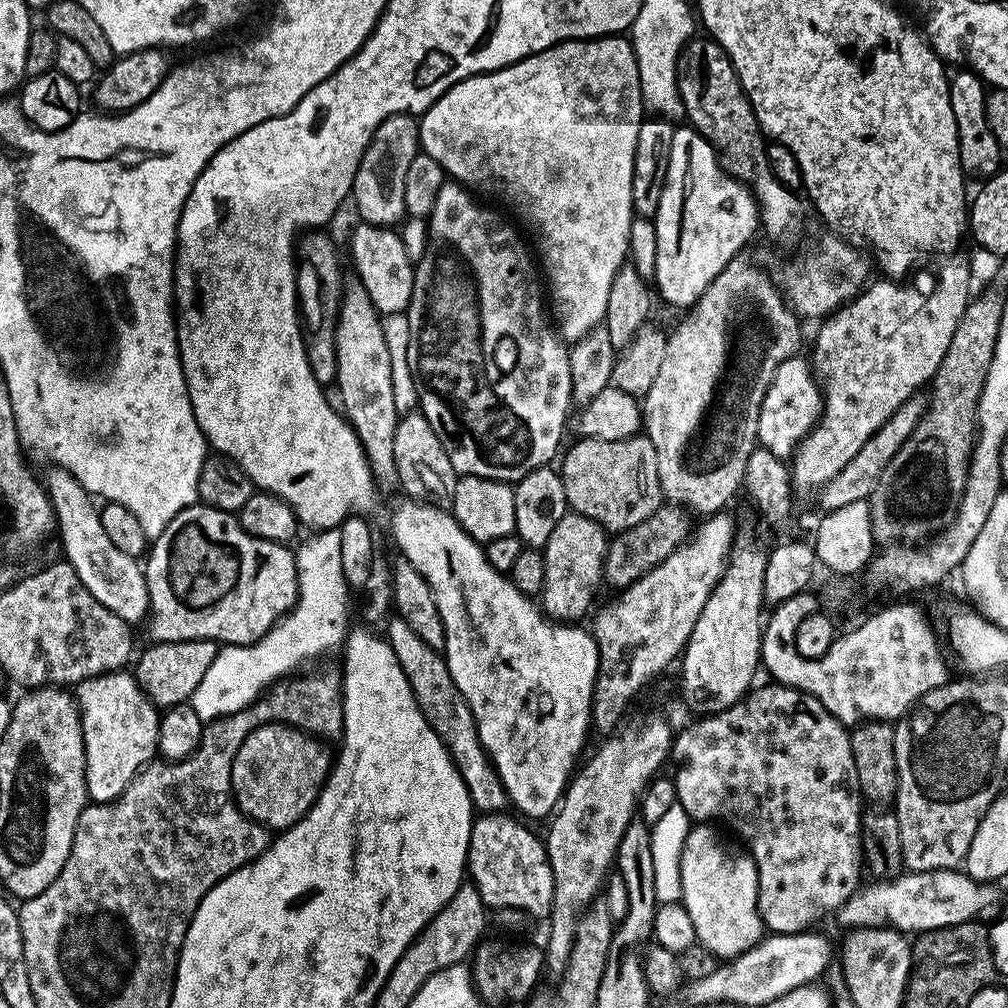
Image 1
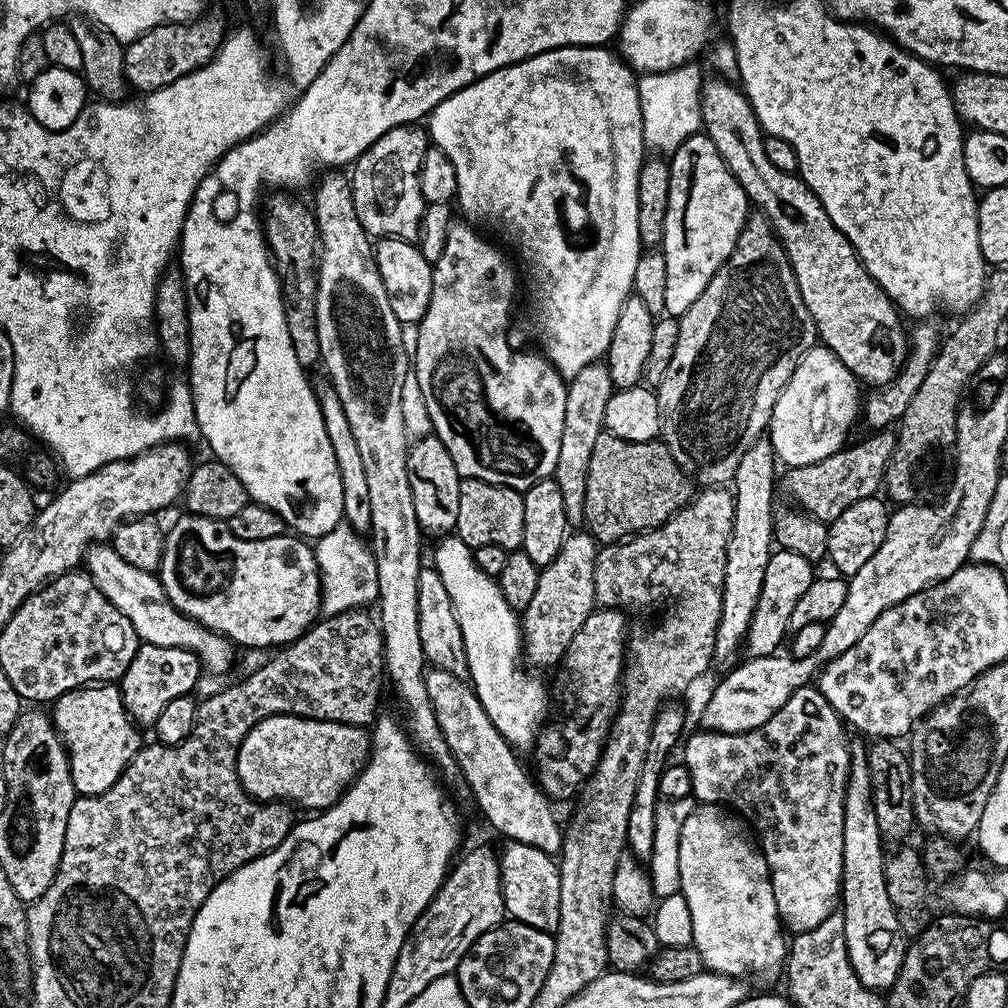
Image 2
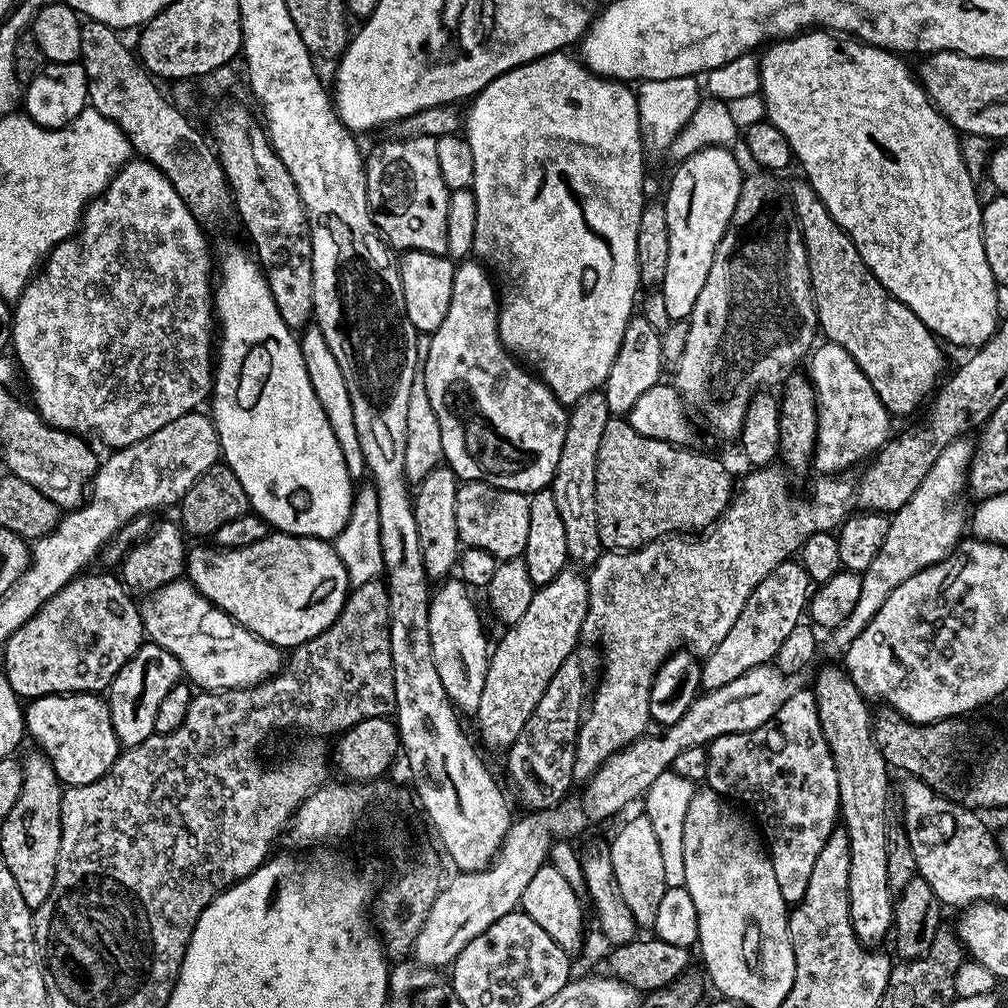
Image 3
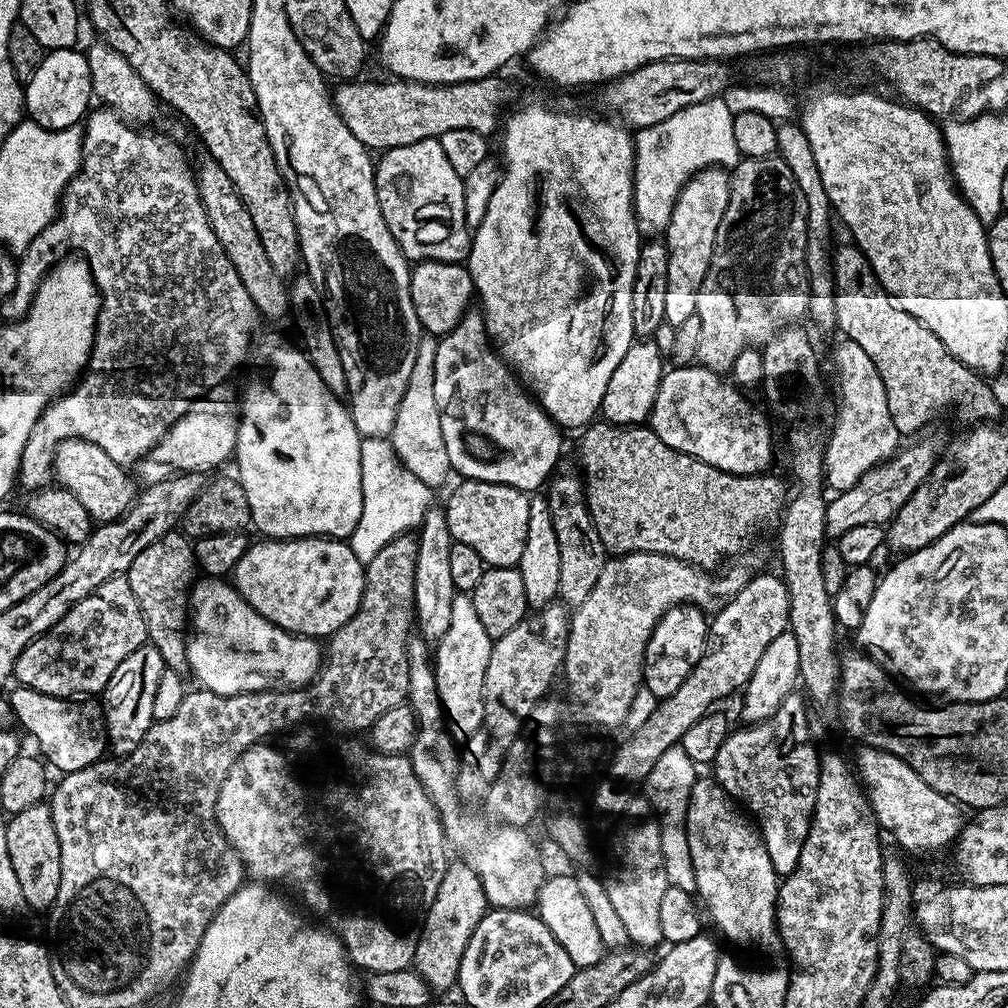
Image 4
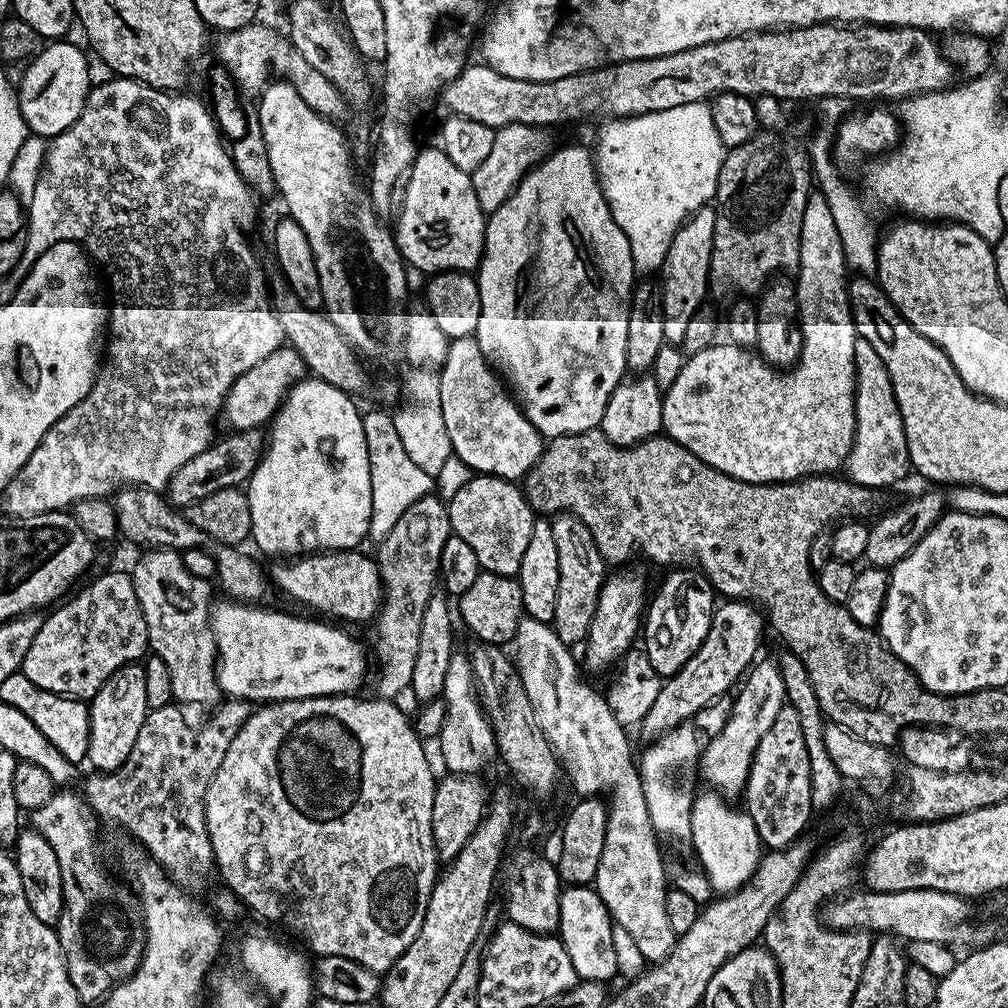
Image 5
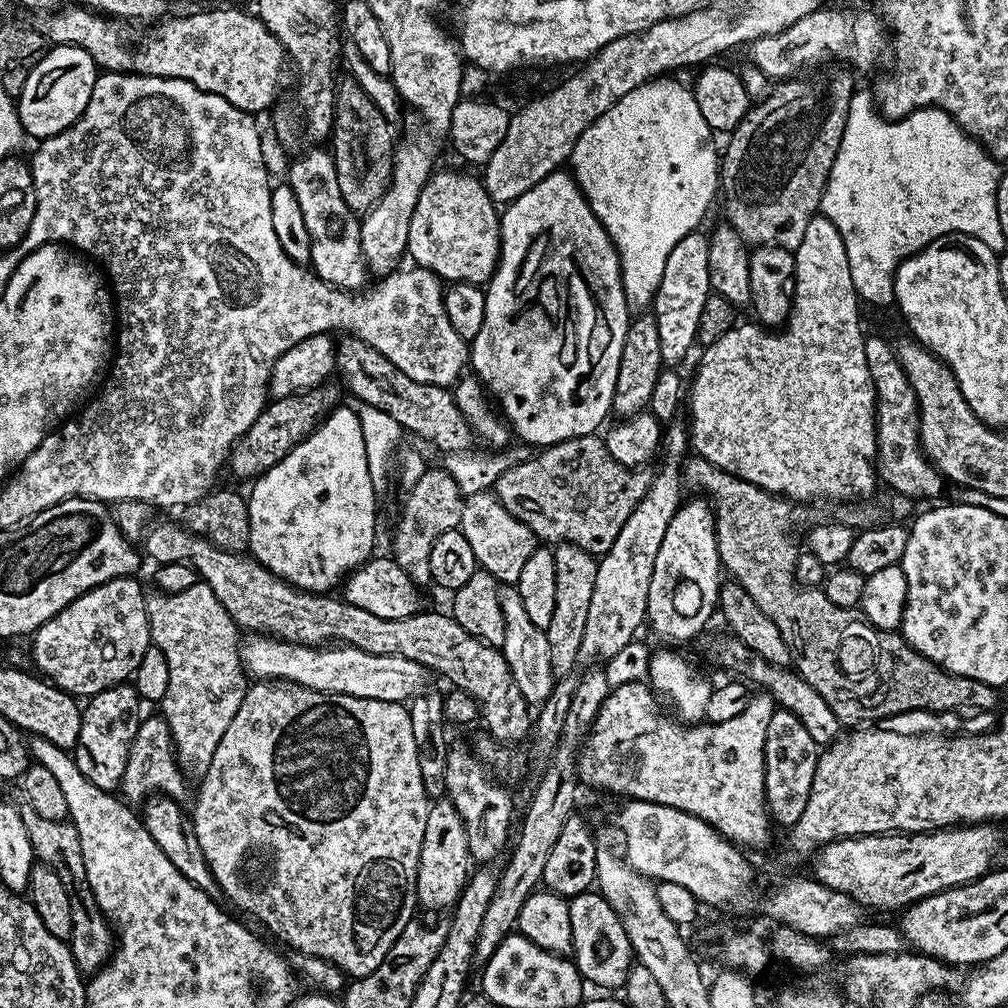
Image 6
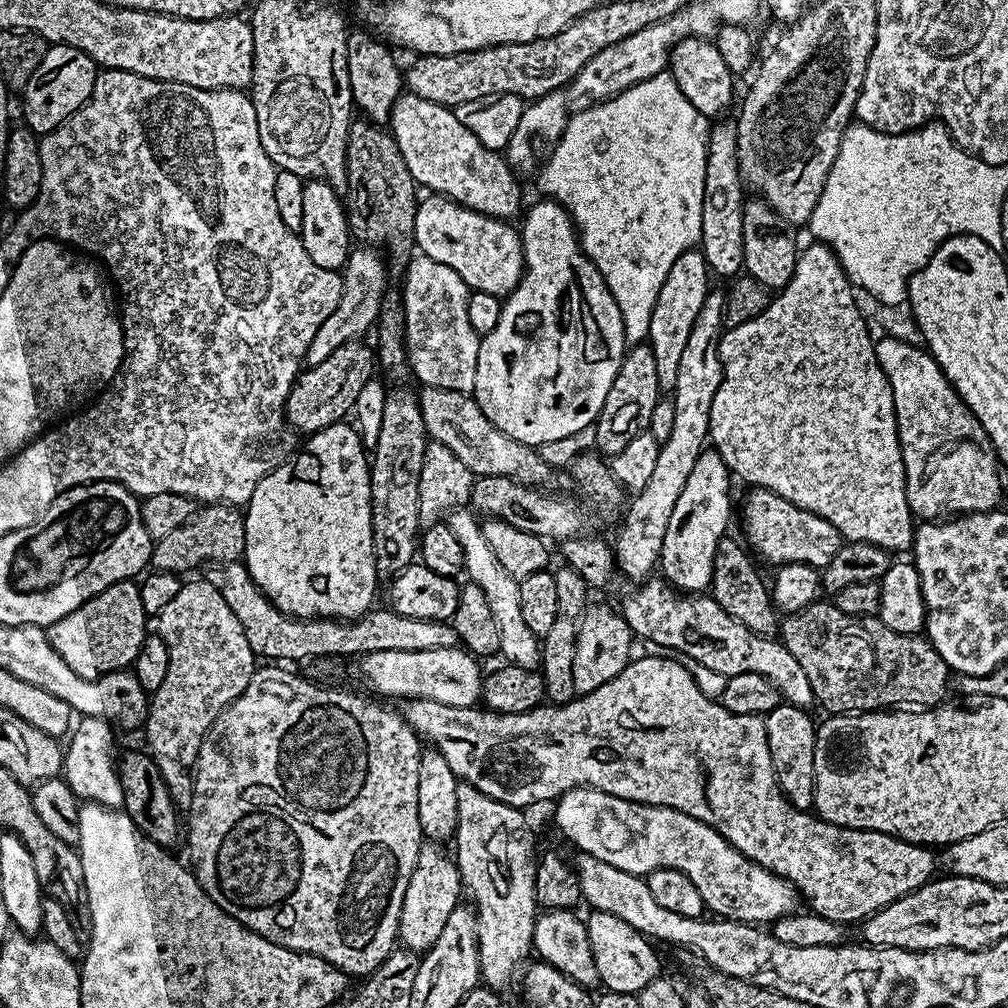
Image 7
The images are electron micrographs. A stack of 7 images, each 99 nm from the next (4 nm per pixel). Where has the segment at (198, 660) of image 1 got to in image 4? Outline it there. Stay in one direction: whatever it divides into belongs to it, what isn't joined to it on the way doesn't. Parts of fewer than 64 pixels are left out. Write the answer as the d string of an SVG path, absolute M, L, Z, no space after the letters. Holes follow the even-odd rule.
M145 642L130 658L125 658L118 665L118 670L110 678L110 682L104 687L102 693L102 715L104 718L104 731L106 733L106 744L112 748L117 757L129 756L134 749L140 745L146 730L154 722L154 693L158 690L158 678L162 678L165 670L162 654L151 642Z

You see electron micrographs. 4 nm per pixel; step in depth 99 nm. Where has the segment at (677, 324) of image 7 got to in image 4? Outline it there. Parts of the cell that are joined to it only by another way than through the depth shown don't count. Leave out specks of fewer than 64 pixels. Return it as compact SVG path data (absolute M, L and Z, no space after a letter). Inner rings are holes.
M704 168L684 184L678 194L674 210L670 214L666 243L670 254L670 275L666 281L666 314L665 321L672 325L686 322L686 318L696 315L698 290L706 278L718 226L722 214L726 214L728 201L728 182L730 176L725 169Z

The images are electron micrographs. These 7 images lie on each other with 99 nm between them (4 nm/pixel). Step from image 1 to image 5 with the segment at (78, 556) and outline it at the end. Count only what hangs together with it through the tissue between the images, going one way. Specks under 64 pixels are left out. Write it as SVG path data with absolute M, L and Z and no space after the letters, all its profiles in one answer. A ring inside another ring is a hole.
M227 598L221 601L212 609L212 633L216 639L216 677L225 697L249 702L279 702L315 696L343 696L355 693L356 687L363 682L364 671L368 668L364 652L340 629L343 627L316 618L299 620L288 612L275 612L265 606L241 604Z

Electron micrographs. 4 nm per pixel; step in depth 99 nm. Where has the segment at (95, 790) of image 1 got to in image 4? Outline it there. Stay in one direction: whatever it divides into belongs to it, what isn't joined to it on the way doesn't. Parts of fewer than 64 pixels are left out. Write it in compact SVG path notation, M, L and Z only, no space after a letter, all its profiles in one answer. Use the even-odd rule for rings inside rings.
M16 686L13 689L13 692L7 693L7 698L15 723L17 725L20 723L36 739L36 744L40 747L39 755L53 769L56 767L57 773L82 770L102 759L106 752L106 733L99 703L88 704L92 702L42 694L38 690L23 686Z

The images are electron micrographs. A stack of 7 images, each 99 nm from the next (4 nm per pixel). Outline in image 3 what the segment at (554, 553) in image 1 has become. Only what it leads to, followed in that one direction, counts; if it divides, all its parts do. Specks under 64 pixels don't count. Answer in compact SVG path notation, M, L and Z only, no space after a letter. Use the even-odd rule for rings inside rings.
M566 570L554 578L554 582L539 585L530 598L530 606L526 614L518 618L518 622L507 625L503 629L504 637L495 641L488 658L486 670L486 686L482 686L482 702L478 702L478 710L474 713L476 728L480 731L480 740L488 748L507 750L522 734L522 726L526 726L526 718L534 714L534 706L542 699L546 686L550 686L550 678L558 674L558 666L570 658L582 640L582 622L588 609L588 581L585 573Z

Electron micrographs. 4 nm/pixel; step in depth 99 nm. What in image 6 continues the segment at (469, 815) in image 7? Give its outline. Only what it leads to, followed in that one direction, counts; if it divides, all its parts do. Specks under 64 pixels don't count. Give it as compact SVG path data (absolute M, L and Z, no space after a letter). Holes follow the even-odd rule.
M449 747L444 791L466 826L468 851L473 861L484 862L489 858L499 857L499 852L504 847L504 851L509 847L510 833L513 831L512 806L514 807L514 800L511 795L508 797L508 792L504 788L507 787L497 783L491 771L484 767L480 757L471 747Z

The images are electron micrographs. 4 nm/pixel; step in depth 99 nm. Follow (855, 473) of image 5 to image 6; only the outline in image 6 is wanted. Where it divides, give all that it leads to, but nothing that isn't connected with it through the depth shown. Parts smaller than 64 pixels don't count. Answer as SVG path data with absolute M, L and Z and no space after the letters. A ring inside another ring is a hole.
M869 335L865 339L866 358L870 366L870 374L876 391L876 455L878 457L879 477L889 485L891 491L901 492L913 498L919 496L936 496L940 492L942 477L936 471L934 465L928 461L920 446L920 405L914 394L914 390L908 381L908 375L904 373L904 367L895 354L893 345L887 344L880 336Z

